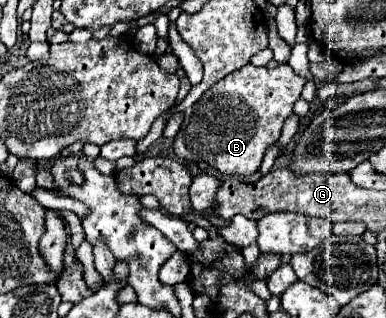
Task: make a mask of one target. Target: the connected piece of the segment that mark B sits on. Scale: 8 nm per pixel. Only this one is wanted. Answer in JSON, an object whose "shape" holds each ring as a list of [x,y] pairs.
{"shape":[[[246,64],[228,74],[184,112],[182,128],[172,144],[176,158],[206,162],[230,176],[254,174],[262,164],[264,150],[280,138],[282,124],[300,98],[304,82],[288,64],[278,64],[272,70]]]}

